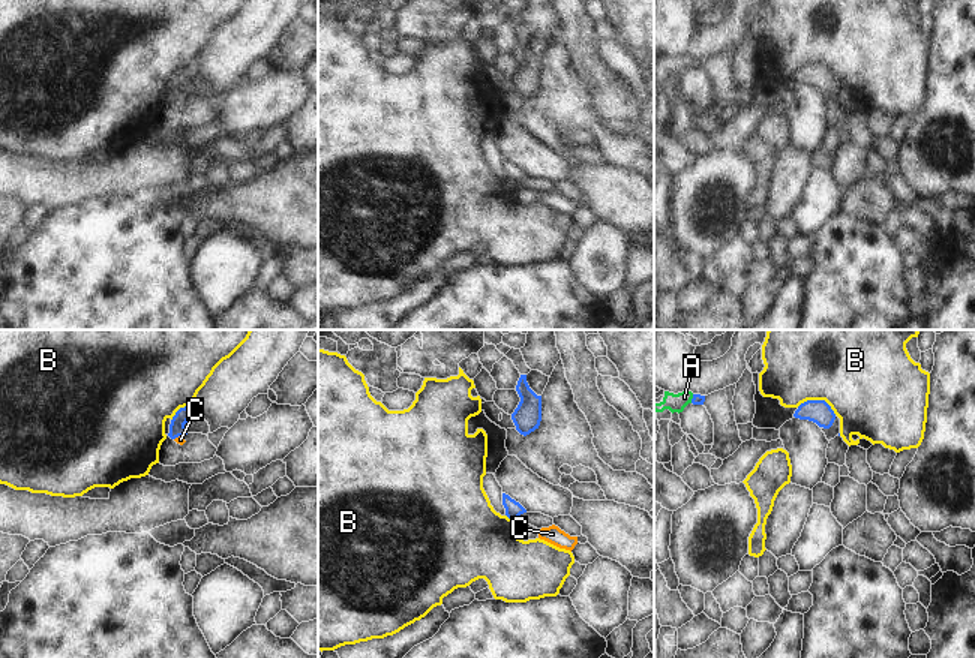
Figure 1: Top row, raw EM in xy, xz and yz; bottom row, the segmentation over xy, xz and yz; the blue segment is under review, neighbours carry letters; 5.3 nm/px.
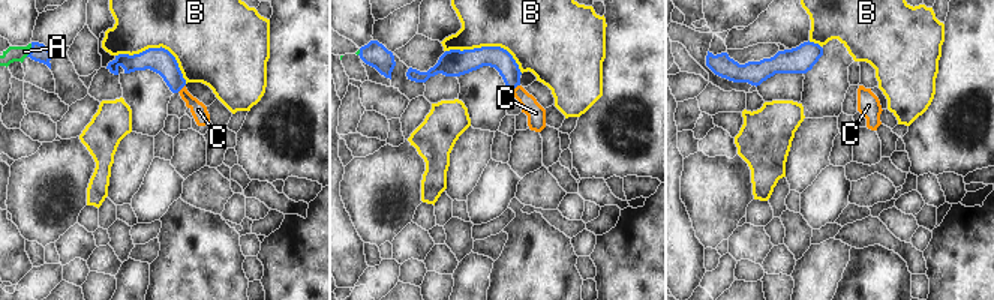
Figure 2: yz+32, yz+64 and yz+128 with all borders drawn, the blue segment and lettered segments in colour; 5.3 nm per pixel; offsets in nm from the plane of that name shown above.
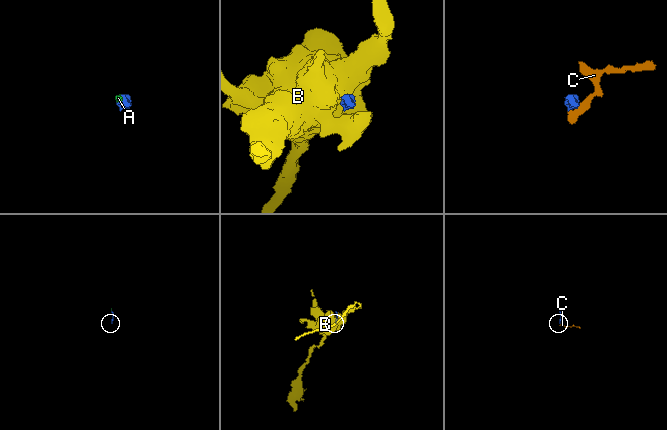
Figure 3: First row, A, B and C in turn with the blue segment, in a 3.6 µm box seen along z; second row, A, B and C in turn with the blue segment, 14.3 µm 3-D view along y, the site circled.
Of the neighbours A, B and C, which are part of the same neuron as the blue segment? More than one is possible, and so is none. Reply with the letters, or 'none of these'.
A, C.

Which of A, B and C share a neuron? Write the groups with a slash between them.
A C / B

